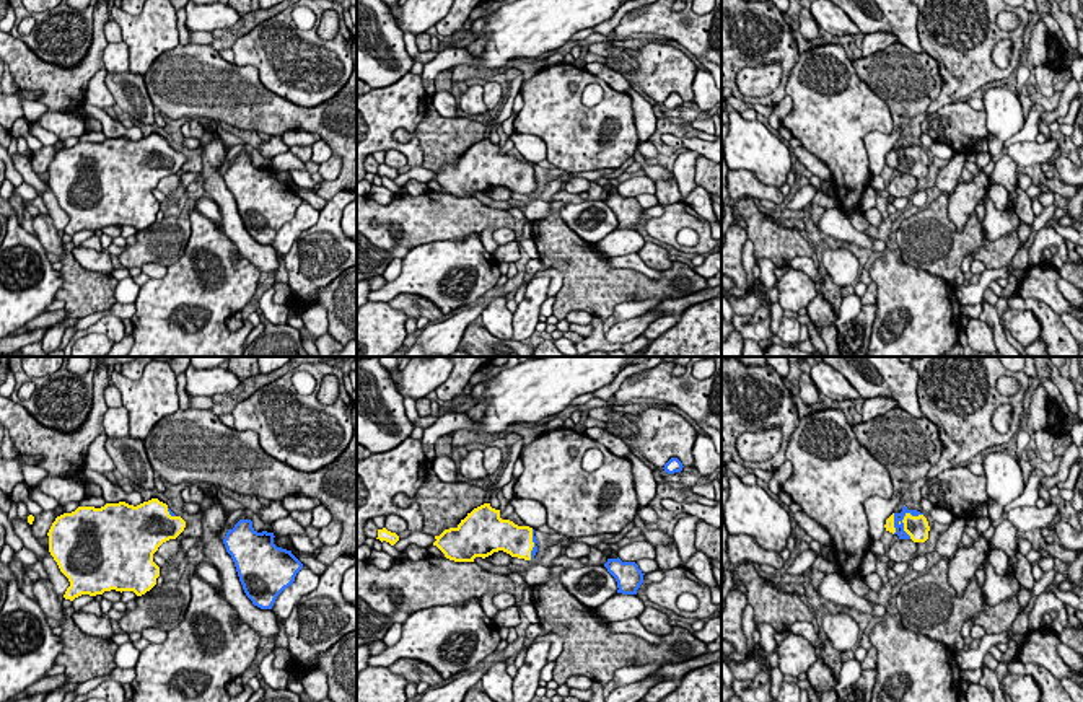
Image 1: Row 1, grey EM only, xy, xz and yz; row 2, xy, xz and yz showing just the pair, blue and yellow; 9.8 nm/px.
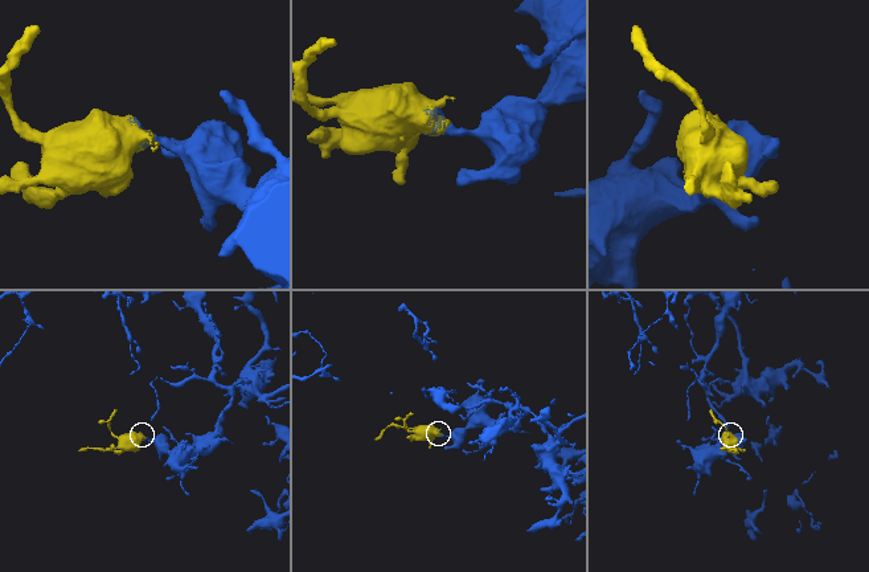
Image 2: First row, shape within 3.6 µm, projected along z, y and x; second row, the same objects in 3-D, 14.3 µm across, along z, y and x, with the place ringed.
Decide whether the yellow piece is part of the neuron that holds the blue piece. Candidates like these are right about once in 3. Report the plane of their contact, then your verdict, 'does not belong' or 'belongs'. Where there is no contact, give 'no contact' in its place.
meets blue in yz; belongs

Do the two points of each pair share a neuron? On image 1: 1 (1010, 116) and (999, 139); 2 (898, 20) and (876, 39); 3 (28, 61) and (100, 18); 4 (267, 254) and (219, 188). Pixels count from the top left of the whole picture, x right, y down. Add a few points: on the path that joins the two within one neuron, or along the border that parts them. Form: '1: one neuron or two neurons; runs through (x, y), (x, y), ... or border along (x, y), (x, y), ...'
1: one neuron; runs through (1005, 121), (999, 134)
2: two neurons; border along (865, 35), (890, 31), (898, 41)
3: one neuron; runs through (54, 75), (77, 75), (93, 59), (98, 44)
4: one neuron; runs through (248, 245), (233, 228), (227, 207)

